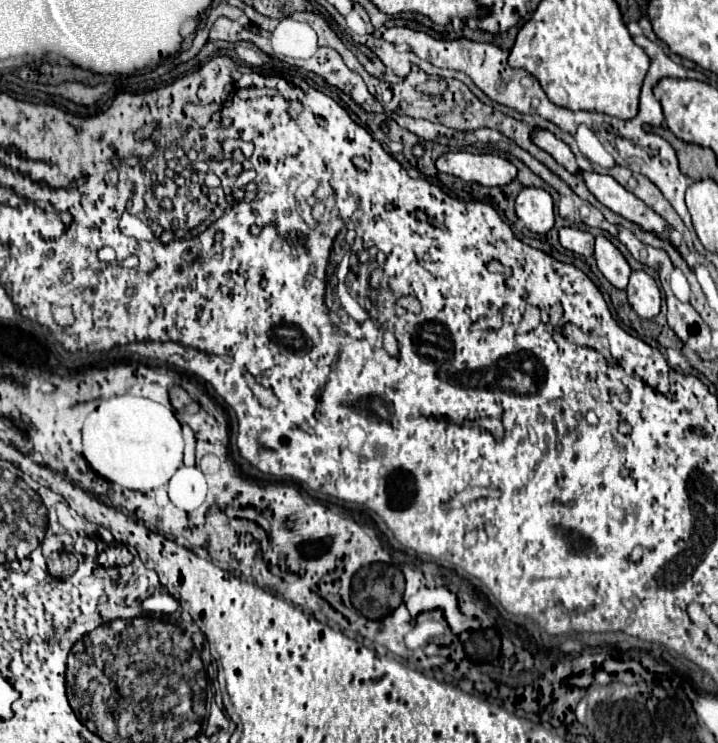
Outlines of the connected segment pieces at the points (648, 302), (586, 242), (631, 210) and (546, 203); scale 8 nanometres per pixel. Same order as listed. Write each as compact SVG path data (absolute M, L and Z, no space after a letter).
M633 271L629 285L627 285L627 297L633 307L633 311L643 319L653 319L659 315L661 309L661 293L655 283L655 279L645 271Z
M563 227L563 229L559 229L559 241L569 251L575 251L575 253L585 255L585 257L593 255L595 237L589 231L575 229L575 227Z
M579 169L579 177L585 181L589 191L611 211L619 213L621 217L635 221L645 231L655 231L669 239L669 227L665 219L661 219L653 209L649 209L641 199L637 199L631 191L621 187L611 175L601 175L597 171Z
M523 187L515 199L515 213L533 233L547 233L553 223L553 197L545 189Z

